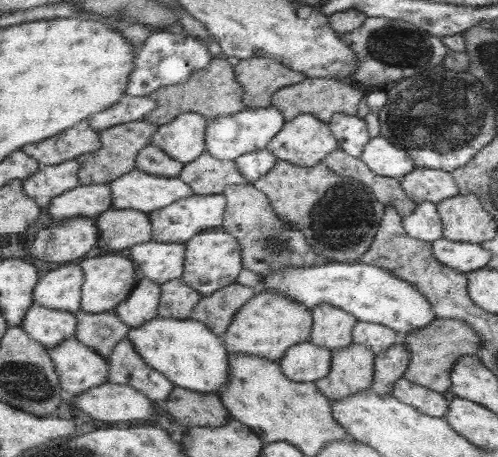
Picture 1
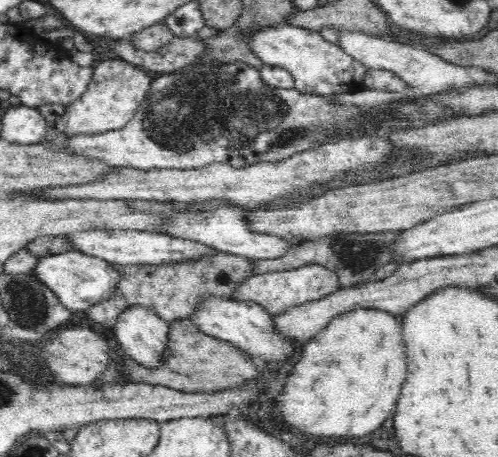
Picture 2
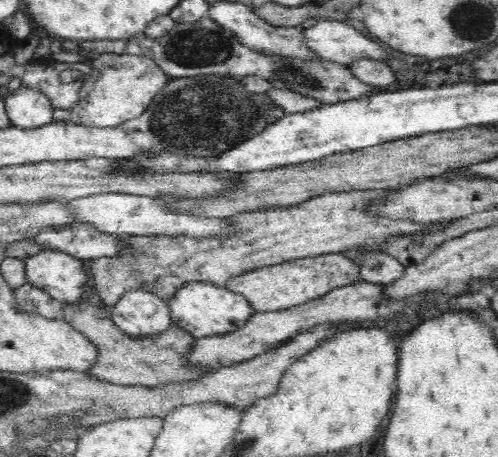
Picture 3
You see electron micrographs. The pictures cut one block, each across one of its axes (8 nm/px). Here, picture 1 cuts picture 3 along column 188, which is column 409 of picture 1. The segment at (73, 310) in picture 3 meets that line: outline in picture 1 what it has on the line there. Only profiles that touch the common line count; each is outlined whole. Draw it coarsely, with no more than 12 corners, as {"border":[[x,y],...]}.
{"border":[[435,318],[399,336],[403,378],[449,396],[461,356],[481,348],[465,322]]}

